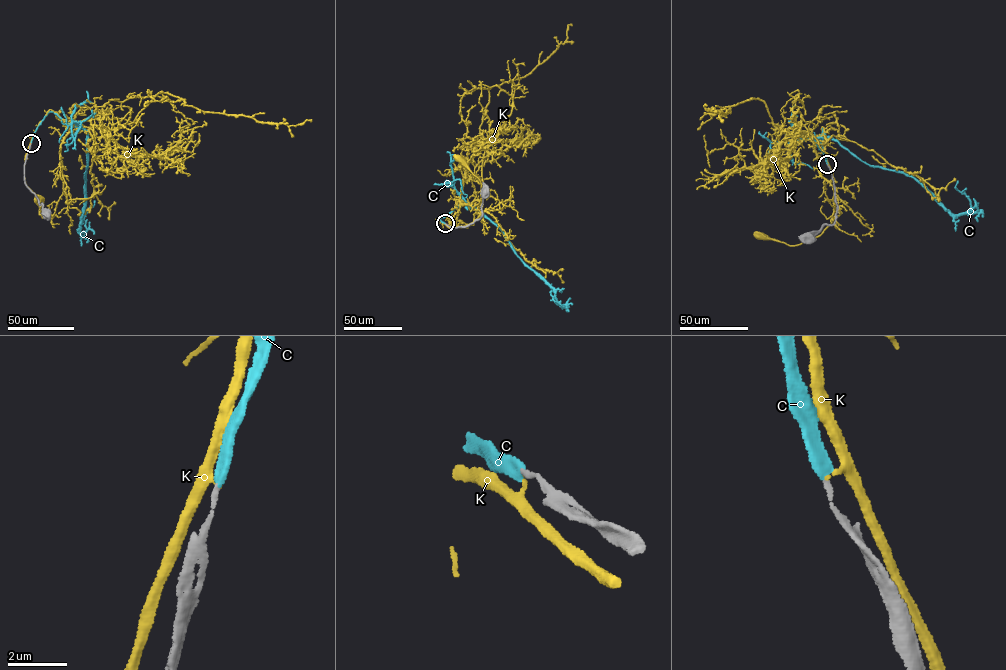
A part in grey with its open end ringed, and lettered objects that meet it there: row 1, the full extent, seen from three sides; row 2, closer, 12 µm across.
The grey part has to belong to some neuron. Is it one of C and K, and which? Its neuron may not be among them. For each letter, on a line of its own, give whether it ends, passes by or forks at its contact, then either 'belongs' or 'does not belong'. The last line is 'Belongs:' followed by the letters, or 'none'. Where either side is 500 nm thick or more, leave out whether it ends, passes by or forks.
C: it ends; belongs
K: it ends; does not belong
Belongs: C

